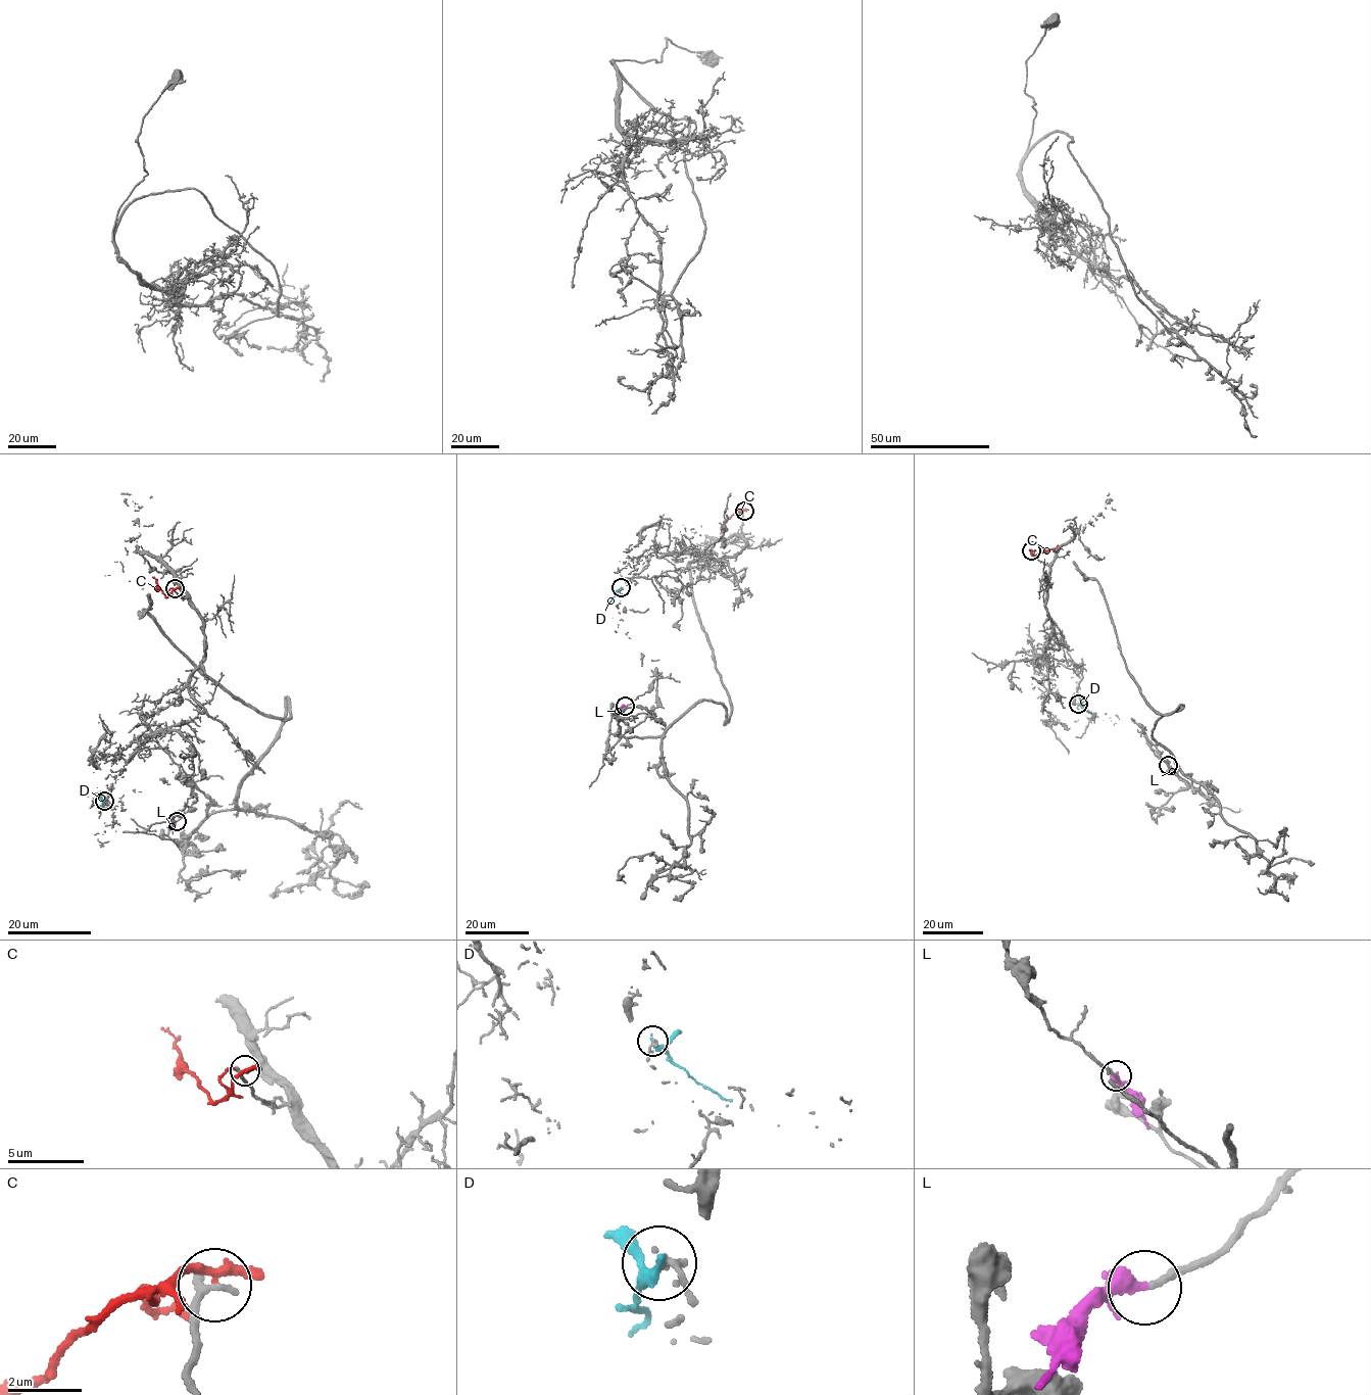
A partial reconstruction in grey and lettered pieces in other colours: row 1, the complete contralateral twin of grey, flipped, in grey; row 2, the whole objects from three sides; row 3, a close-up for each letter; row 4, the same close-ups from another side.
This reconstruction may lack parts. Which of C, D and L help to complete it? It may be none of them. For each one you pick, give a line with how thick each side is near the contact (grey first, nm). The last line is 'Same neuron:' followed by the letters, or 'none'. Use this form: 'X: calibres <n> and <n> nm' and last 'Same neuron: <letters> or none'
L: calibres 200 and 280 nm
Same neuron: L

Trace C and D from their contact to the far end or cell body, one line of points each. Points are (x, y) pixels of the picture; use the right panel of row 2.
C: (1031, 550), (1034, 556), (1050, 549), (1062, 549)
D: (1078, 704), (1093, 715)

